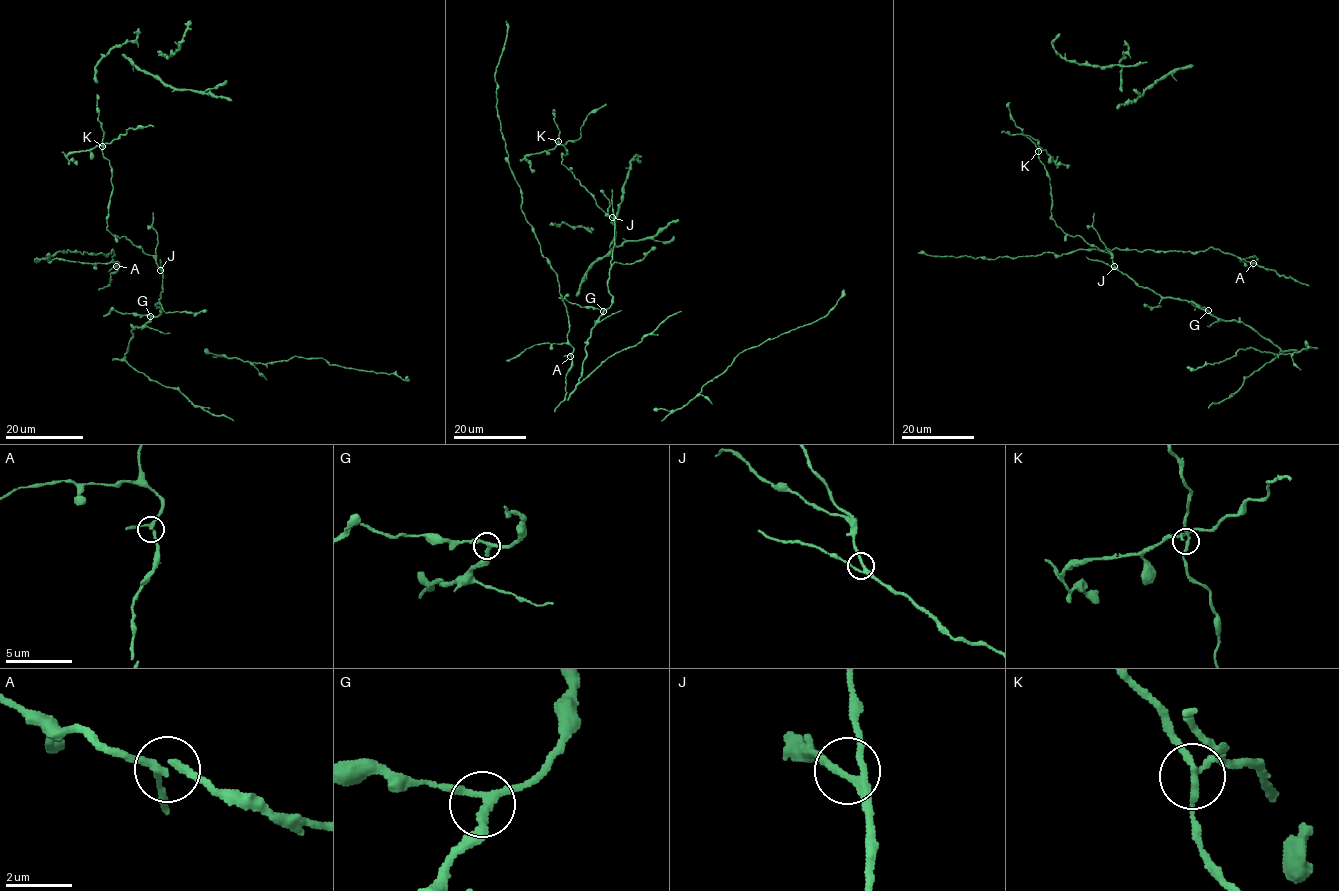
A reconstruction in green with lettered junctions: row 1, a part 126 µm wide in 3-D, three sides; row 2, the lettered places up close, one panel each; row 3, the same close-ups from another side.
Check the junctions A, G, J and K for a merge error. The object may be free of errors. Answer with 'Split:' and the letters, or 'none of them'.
Split: K

